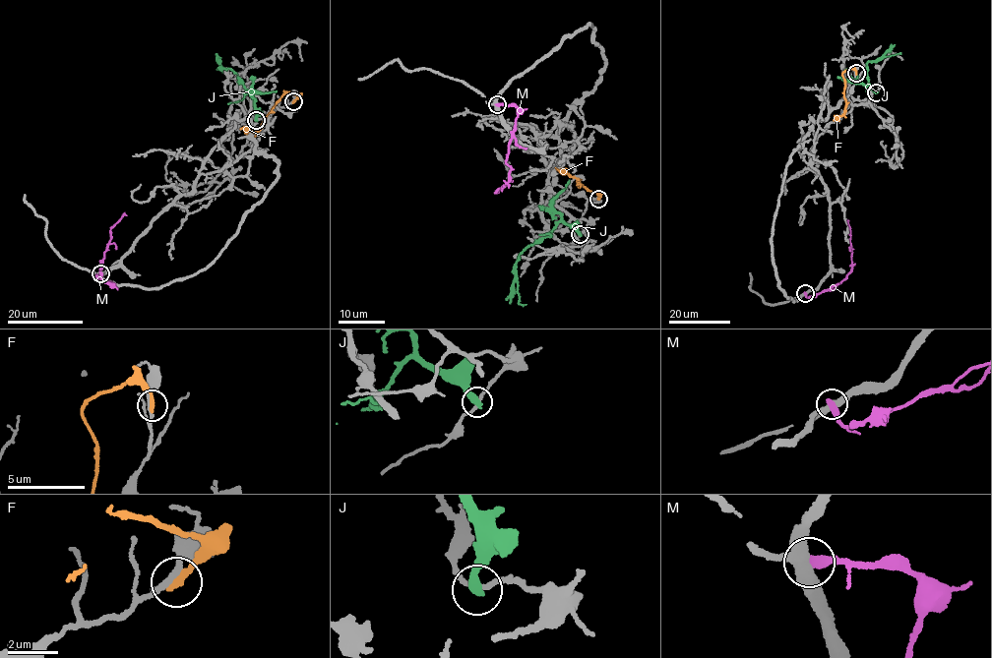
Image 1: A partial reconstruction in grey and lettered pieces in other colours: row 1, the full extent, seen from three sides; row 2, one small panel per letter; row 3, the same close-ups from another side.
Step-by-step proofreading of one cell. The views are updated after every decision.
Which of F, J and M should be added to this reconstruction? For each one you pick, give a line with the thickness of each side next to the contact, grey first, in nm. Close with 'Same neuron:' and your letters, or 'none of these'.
Same neuron: none of these

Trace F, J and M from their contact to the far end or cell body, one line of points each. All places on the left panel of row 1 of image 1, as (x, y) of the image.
F: (293, 101), (297, 96), (285, 92), (257, 131), (240, 129)
J: (256, 120), (250, 90), (236, 73), (228, 68), (217, 69), (222, 72)
M: (100, 273), (102, 280), (110, 285), (97, 280), (96, 275), (100, 274), (110, 228), (126, 215)

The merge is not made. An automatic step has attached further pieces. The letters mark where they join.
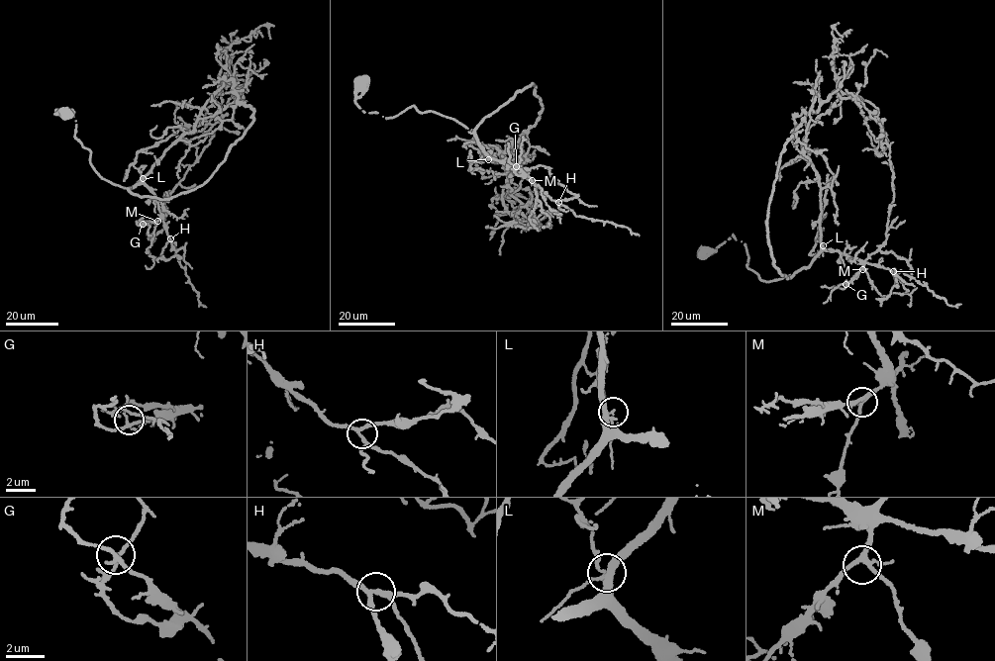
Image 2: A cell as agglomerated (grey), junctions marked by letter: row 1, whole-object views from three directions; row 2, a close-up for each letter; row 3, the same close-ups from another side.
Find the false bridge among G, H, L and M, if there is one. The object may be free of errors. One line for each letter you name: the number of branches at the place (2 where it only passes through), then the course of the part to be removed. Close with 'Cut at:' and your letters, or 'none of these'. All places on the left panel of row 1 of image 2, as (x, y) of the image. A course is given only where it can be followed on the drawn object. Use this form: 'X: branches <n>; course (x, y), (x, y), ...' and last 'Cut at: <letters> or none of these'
L: branches 4; course (143, 179), (133, 164), (136, 154), (177, 131)
Cut at: L

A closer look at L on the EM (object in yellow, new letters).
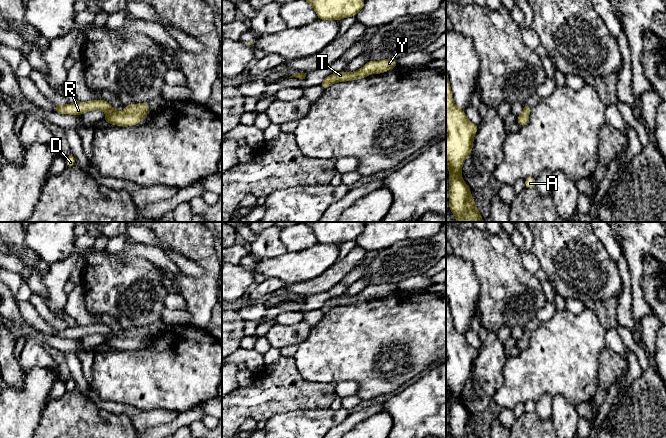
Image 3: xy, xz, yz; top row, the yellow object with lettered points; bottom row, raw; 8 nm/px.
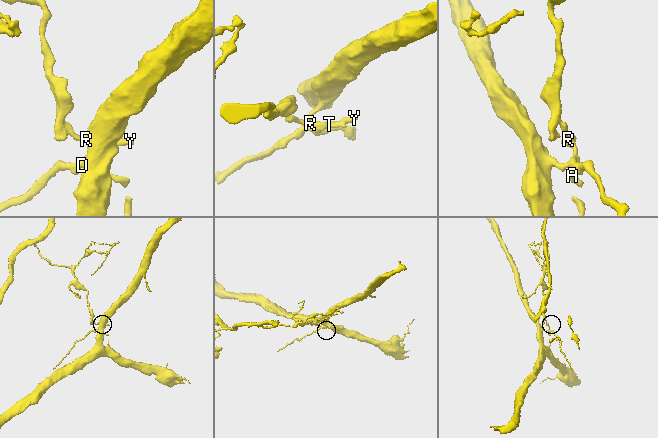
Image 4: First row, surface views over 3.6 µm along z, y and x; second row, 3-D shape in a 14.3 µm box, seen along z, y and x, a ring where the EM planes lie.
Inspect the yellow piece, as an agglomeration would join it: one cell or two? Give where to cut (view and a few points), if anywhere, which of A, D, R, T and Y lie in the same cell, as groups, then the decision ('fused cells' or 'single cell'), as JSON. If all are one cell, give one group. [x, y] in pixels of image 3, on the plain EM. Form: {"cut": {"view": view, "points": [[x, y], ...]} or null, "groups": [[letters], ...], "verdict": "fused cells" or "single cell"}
{"cut": {"view": "xy", "points": [[122, 336], [146, 338]]}, "groups": [["A", "D", "T", "Y"], ["R"]], "verdict": "fused cells"}

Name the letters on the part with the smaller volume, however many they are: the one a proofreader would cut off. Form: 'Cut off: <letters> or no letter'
Cut off: R

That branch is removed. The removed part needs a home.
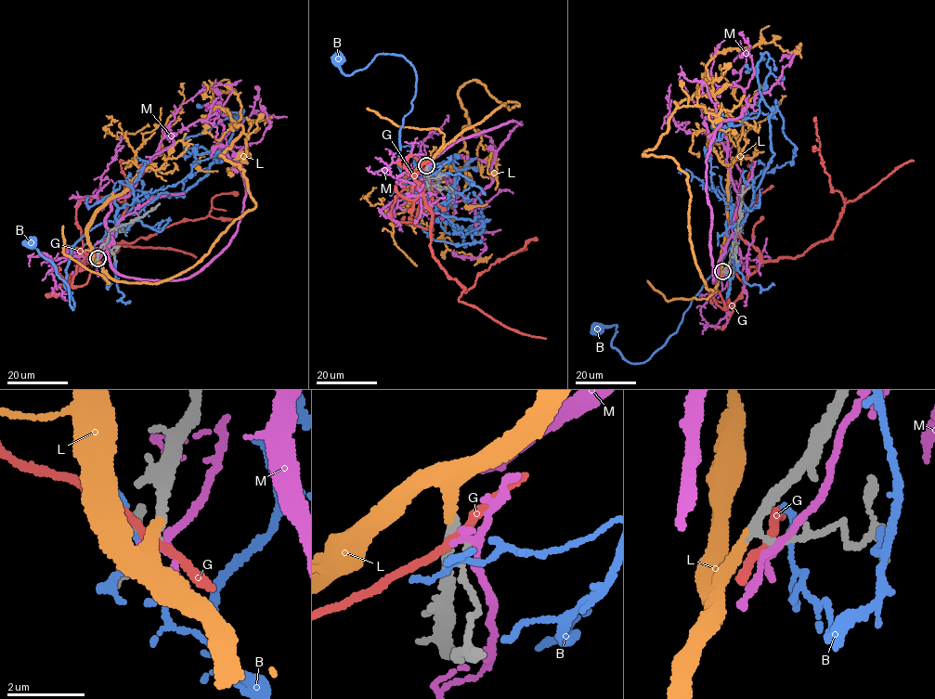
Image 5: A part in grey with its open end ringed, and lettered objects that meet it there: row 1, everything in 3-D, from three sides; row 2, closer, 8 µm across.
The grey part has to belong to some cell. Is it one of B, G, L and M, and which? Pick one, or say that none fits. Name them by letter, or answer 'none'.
L

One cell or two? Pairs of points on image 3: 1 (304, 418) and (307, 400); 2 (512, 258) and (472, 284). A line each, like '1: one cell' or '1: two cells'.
1: two cells
2: two cells

